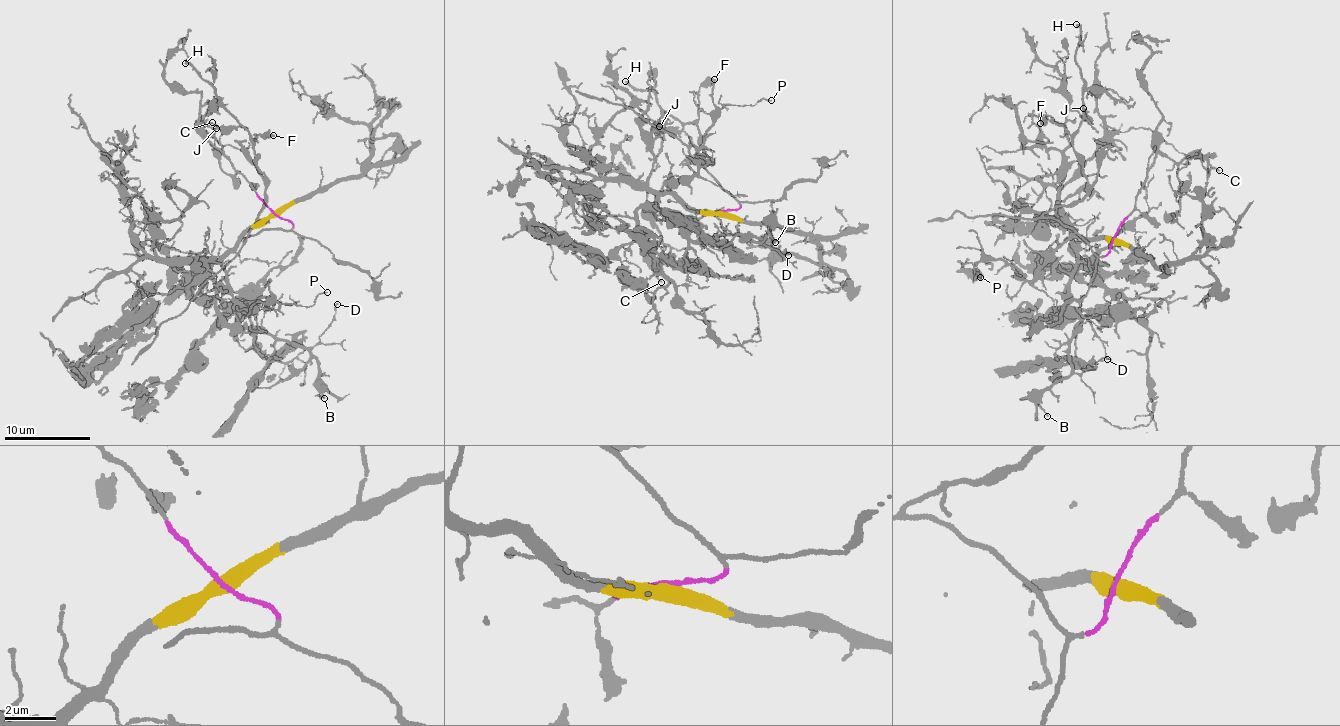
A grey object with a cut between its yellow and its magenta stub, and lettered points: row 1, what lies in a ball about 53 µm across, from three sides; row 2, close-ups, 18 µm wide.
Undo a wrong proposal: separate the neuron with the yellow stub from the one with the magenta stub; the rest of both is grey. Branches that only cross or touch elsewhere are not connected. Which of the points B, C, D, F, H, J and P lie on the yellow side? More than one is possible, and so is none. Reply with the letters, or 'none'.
B, D, P

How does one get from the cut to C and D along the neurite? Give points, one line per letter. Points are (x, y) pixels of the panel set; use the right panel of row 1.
C: (1114, 238), (1135, 206), (1136, 193), (1157, 156), (1166, 155), (1176, 162), (1187, 157), (1204, 156), (1219, 170)
D: (1114, 240), (1078, 234), (1071, 238), (1076, 271), (1068, 302), (1079, 318), (1069, 346), (1074, 373), (1107, 360)

